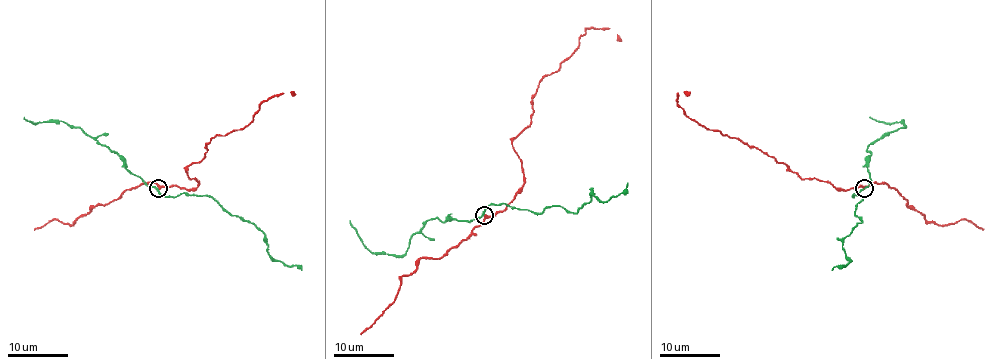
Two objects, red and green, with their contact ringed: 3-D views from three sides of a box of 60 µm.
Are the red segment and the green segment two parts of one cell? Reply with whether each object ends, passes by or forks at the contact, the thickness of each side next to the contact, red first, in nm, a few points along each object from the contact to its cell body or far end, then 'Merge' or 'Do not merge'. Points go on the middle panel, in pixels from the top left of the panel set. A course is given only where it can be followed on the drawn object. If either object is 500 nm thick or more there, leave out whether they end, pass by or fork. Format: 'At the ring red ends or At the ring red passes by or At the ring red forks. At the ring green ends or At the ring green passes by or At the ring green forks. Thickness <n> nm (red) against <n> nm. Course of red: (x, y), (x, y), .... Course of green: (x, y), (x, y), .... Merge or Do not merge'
At the ring red passes by. At the ring green passes by. Thickness 300 nm (red) against 220 nm. Course of red: (484, 215), (501, 211), (524, 184), (512, 142), (531, 121), (539, 81), (587, 29), (610, 29), (622, 41). Course of green: (484, 215), (490, 204), (540, 213), (558, 205), (575, 213), (592, 195), (601, 201), (617, 196), (628, 183). Do not merge

